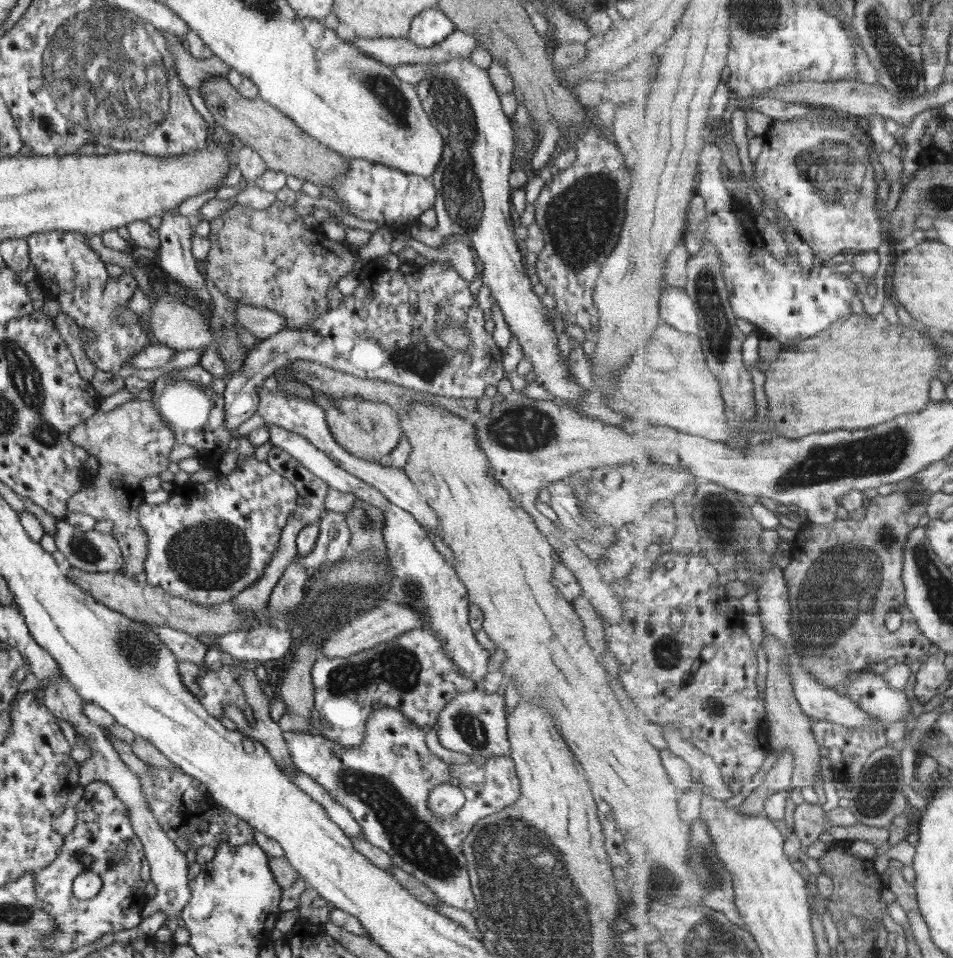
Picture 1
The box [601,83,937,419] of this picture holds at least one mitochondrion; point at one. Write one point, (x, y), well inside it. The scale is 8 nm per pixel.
(832, 167)

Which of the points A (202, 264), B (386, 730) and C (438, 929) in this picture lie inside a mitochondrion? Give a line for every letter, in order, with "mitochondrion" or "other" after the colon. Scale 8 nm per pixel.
A: other
B: other
C: other

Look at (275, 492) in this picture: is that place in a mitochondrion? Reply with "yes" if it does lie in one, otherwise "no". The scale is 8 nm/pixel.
no

